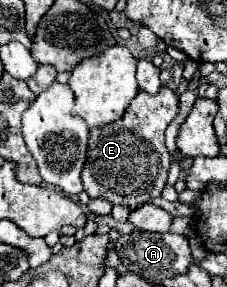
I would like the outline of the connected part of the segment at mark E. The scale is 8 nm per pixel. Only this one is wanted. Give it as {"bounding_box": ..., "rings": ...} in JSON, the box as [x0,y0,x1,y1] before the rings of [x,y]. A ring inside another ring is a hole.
{"bounding_box":[82,86,178,208],"rings":[[[160,86],[156,96],[138,92],[132,104],[128,104],[124,116],[104,128],[92,128],[88,138],[88,158],[82,170],[84,190],[90,198],[104,198],[112,206],[138,208],[154,198],[166,186],[170,168],[170,154],[164,146],[164,130],[178,114],[178,96]]]}

